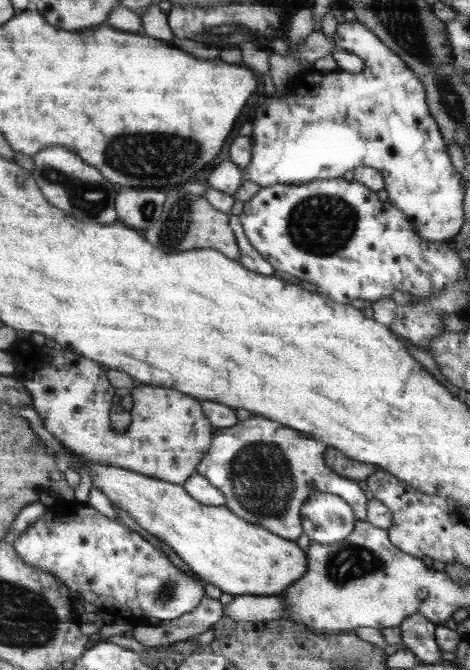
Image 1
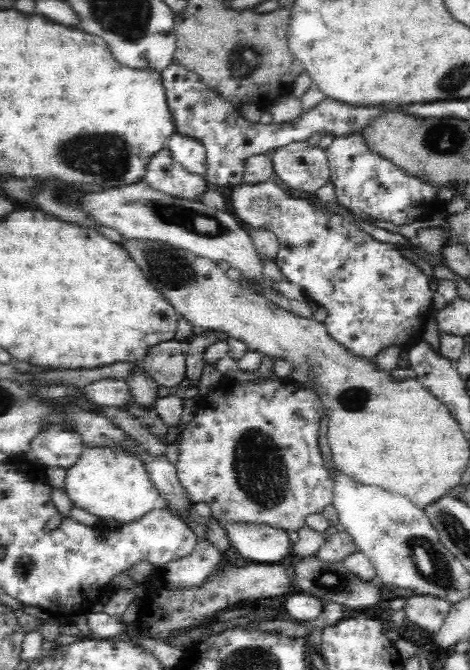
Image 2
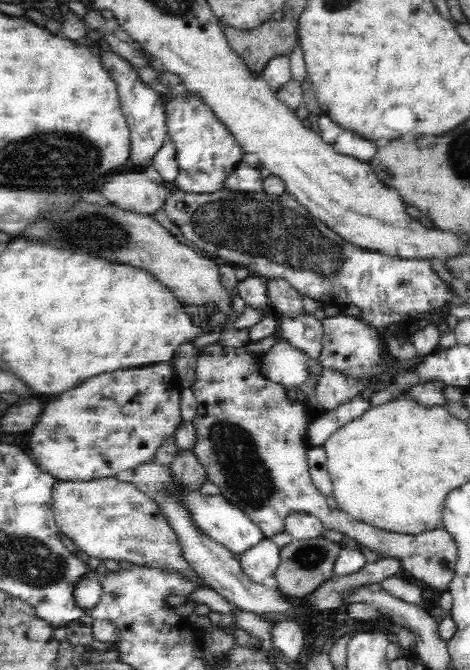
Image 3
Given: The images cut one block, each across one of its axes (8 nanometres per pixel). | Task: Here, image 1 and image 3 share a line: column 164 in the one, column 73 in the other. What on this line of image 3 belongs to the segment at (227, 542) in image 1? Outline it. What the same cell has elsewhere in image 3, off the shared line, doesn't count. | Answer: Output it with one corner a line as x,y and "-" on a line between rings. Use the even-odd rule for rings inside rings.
115,478
85,482
57,481
52,496
52,522
60,534
67,536
78,550
90,558
178,571
197,588
206,588
185,560
177,534
161,513
160,507
132,483
118,482

